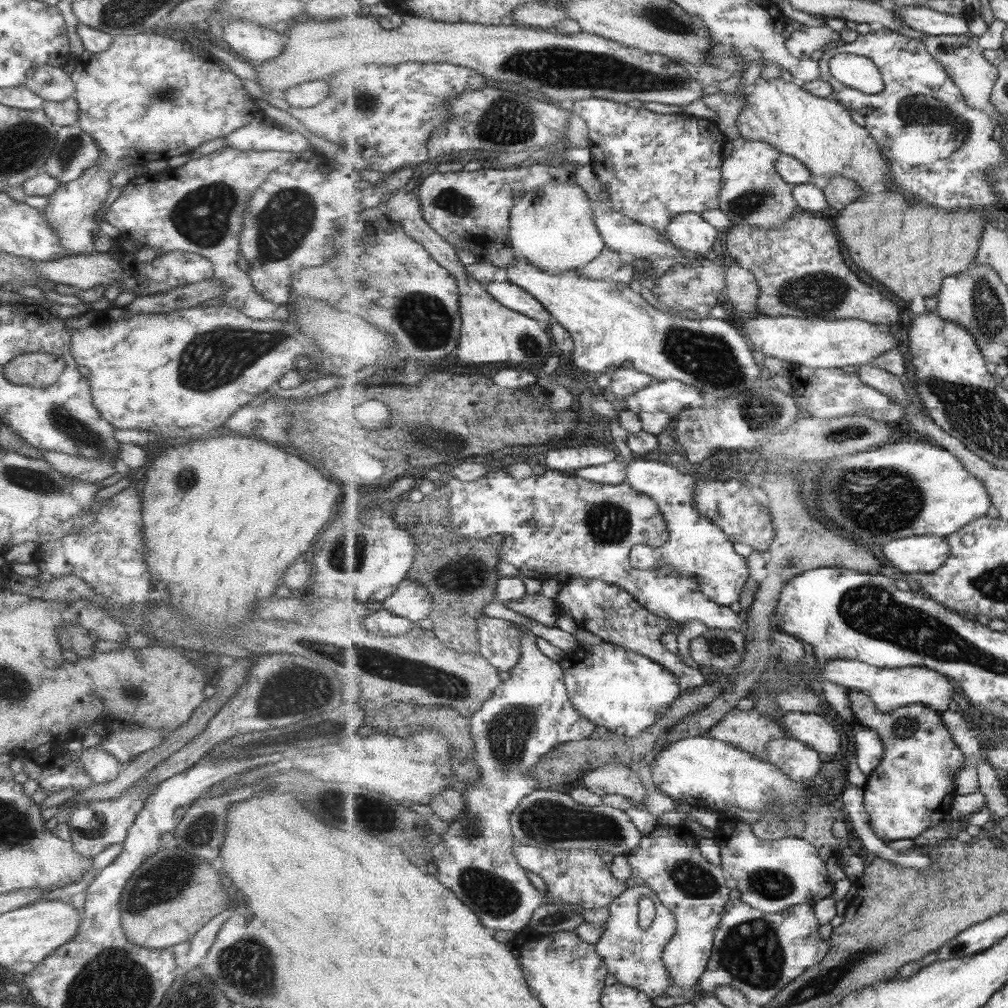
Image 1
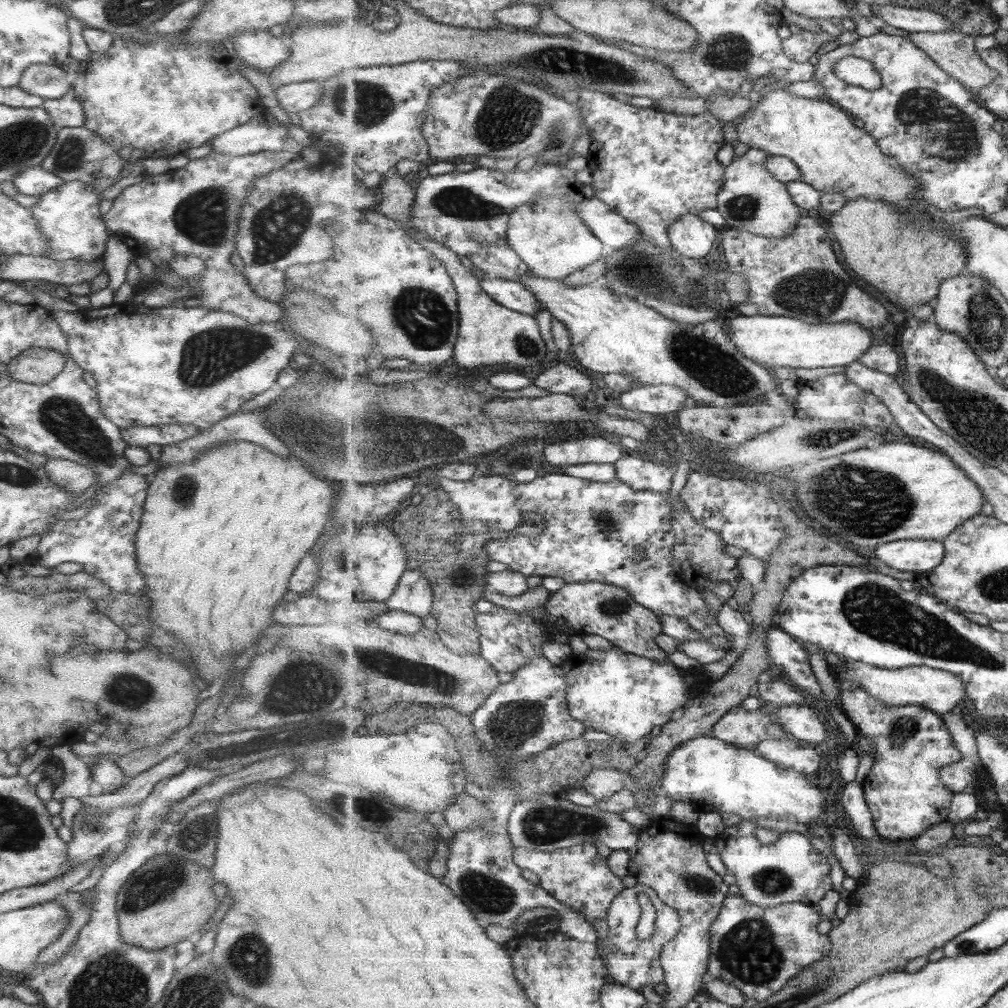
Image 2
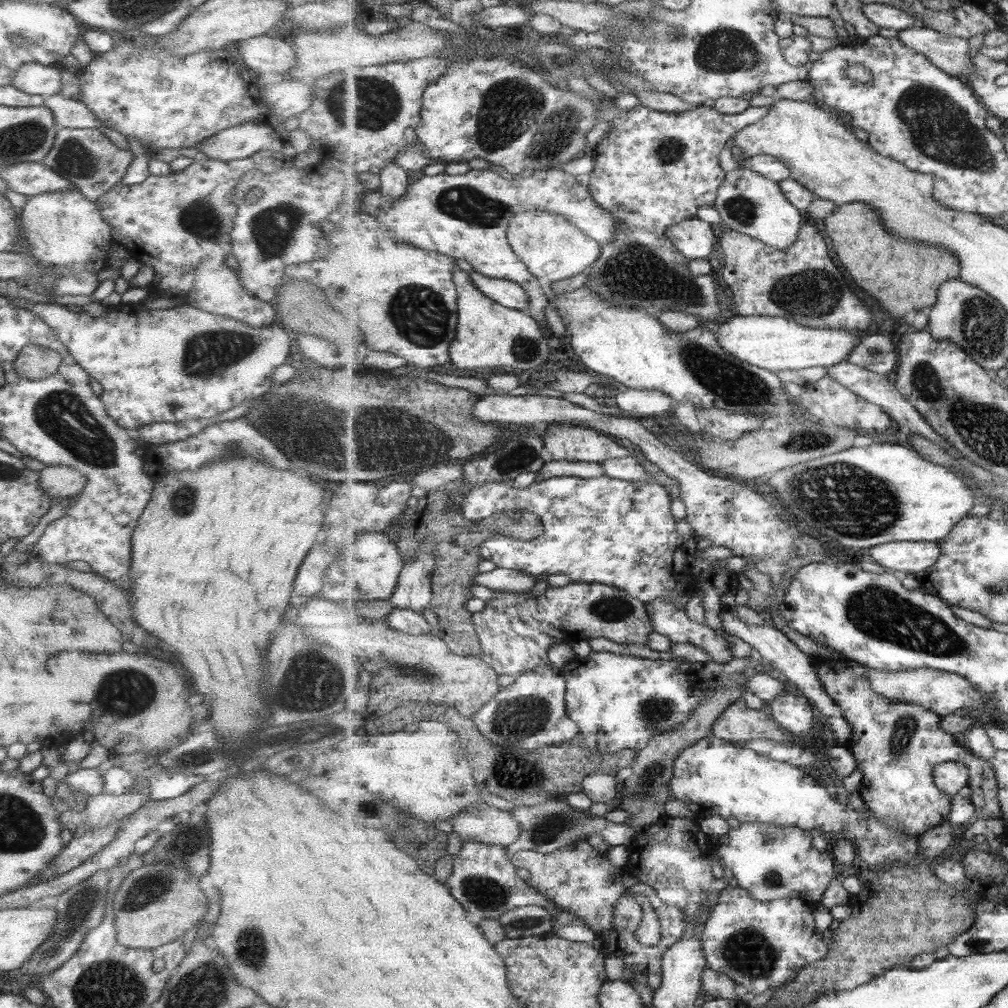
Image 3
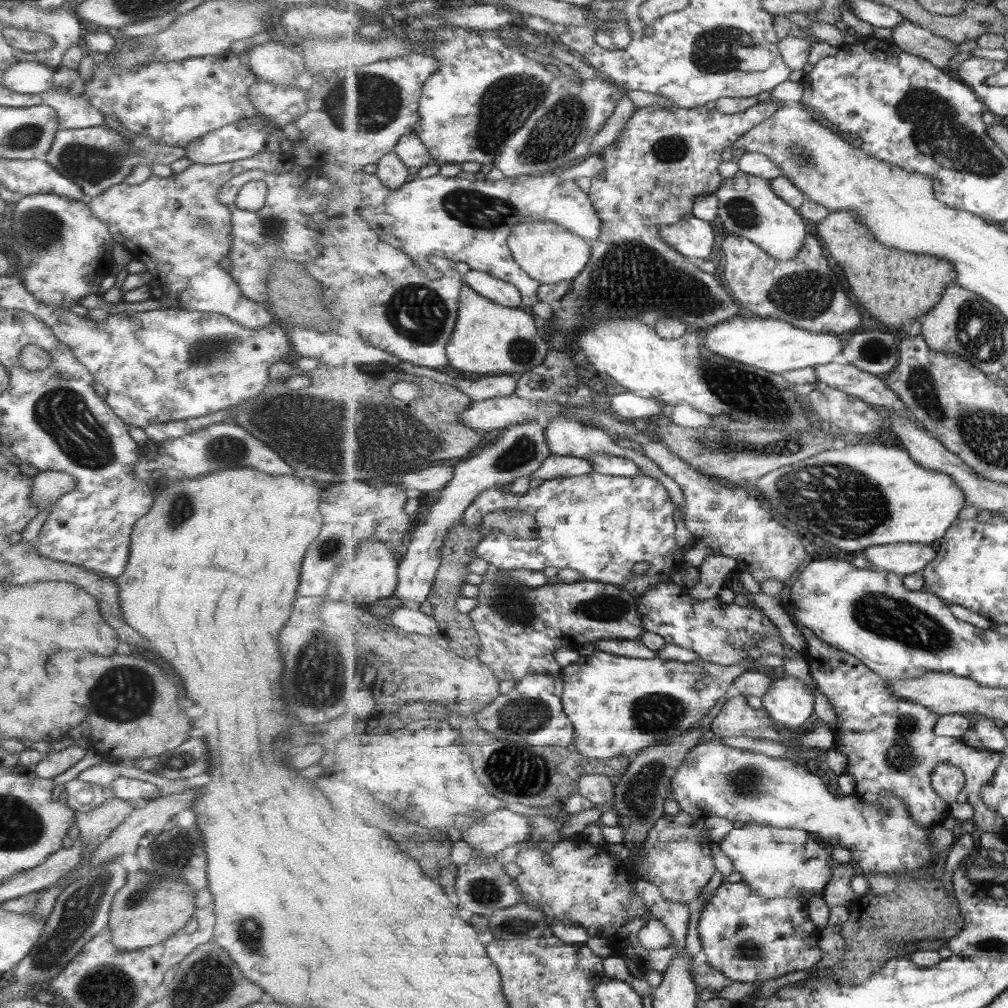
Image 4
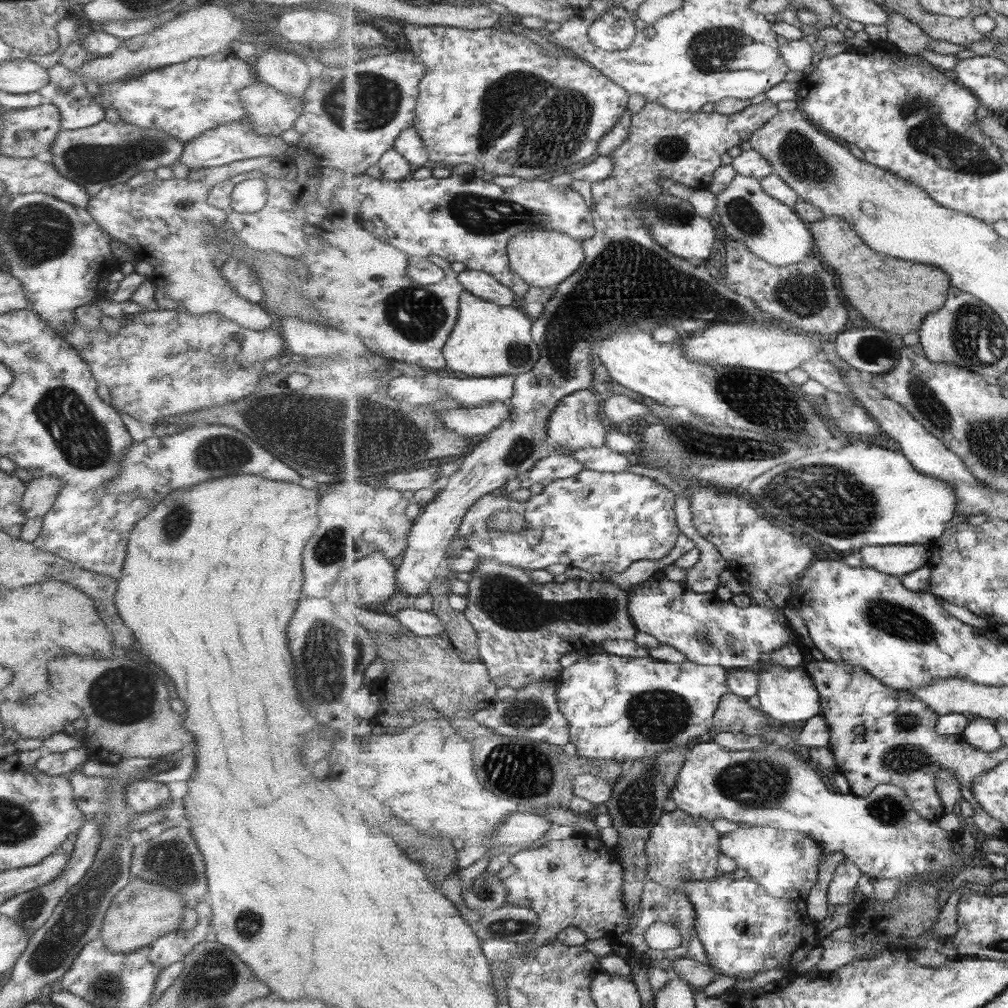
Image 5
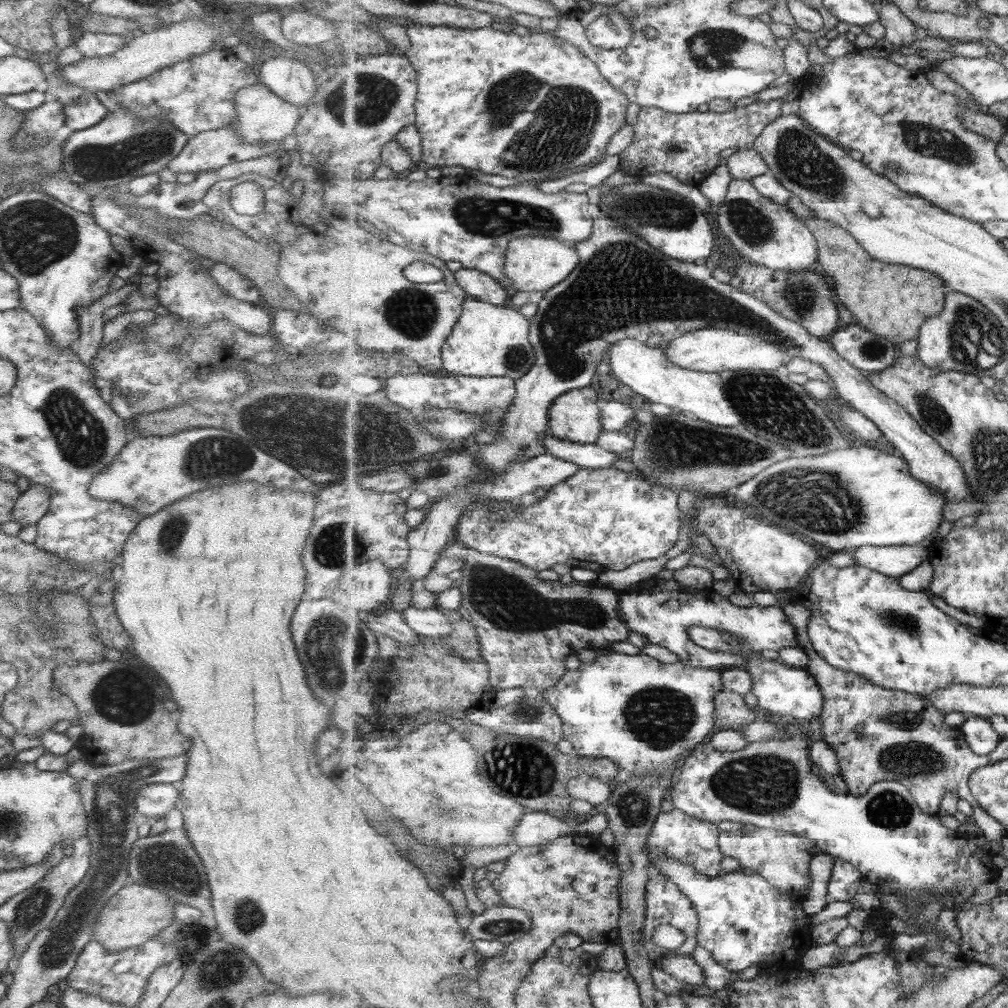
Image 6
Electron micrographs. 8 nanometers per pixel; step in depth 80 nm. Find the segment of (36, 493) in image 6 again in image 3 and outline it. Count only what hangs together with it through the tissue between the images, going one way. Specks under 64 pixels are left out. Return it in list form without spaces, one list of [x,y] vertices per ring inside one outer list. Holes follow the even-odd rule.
[[[45,466],[38,471],[39,489],[49,499],[65,500],[77,496],[85,486],[85,479],[72,468],[66,466]]]

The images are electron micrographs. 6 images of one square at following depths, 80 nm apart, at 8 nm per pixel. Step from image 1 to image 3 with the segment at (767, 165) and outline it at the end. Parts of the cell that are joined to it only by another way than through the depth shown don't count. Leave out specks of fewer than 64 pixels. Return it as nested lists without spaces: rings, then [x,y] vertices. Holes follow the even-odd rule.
[[[740,166],[726,173],[726,179],[720,188],[719,199],[715,202],[717,210],[721,213],[723,227],[728,230],[747,233],[757,241],[772,246],[777,250],[787,250],[798,242],[800,230],[804,225],[806,213],[801,212],[782,191],[778,182],[775,182],[746,166]],[[747,180],[747,190],[739,190],[737,182]],[[737,190],[737,192],[735,192]],[[749,204],[751,208],[735,208]]]

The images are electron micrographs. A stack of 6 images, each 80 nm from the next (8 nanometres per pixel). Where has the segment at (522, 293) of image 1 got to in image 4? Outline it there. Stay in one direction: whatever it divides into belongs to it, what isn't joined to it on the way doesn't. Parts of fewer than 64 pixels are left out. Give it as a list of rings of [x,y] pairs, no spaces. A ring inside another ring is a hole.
[[[471,269],[464,274],[462,280],[481,296],[495,301],[495,304],[509,308],[526,308],[523,304],[522,292],[514,284],[499,280],[491,276],[491,273]]]

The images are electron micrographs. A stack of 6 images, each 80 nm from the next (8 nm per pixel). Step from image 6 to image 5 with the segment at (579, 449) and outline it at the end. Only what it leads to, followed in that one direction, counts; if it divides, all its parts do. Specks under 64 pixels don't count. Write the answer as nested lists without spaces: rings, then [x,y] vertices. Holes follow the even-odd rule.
[[[607,445],[601,448],[584,448],[568,454],[576,458],[586,469],[597,472],[627,472],[635,459],[629,455],[611,450]]]

